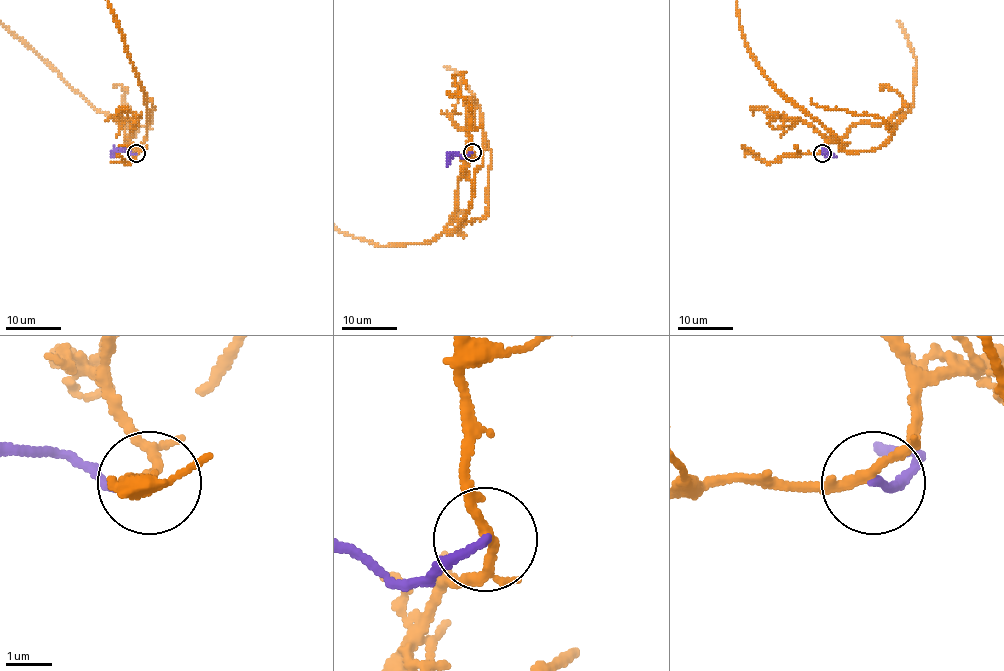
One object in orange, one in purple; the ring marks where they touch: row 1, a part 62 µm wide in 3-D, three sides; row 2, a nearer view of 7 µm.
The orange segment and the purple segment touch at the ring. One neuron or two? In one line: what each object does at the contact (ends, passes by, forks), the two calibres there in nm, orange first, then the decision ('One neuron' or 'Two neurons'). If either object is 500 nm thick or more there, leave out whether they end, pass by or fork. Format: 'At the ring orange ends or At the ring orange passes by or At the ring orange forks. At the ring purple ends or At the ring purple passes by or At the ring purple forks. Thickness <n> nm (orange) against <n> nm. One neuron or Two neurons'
At the ring orange passes by. At the ring purple ends. Thickness 200 nm (orange) against 190 nm. Two neurons

